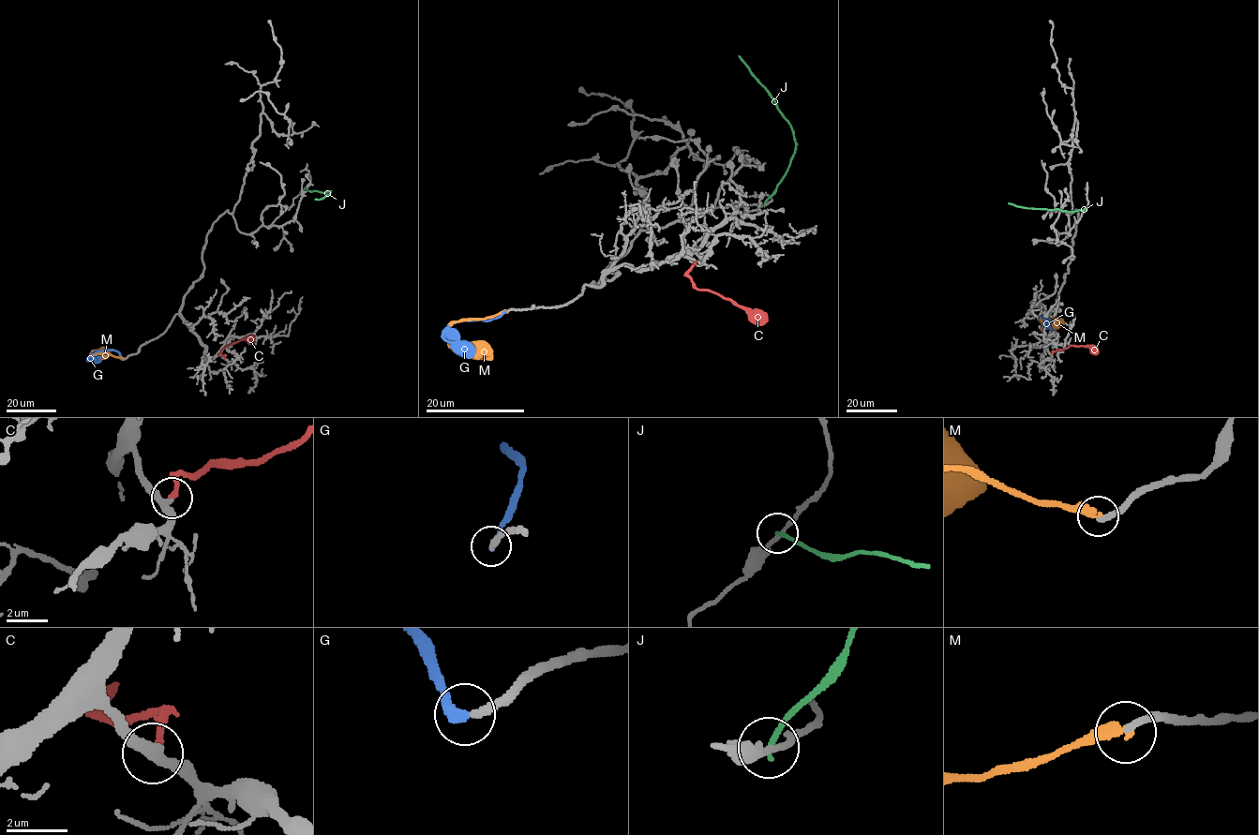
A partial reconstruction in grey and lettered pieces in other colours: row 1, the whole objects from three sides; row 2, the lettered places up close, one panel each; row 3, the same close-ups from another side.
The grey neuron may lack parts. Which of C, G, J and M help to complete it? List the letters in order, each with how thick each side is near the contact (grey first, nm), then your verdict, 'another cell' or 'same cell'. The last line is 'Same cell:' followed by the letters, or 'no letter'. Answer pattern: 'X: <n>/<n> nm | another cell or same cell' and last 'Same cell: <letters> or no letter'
C: 240/240 nm | another cell
G: 220/320 nm | same cell
J: 190/190 nm | another cell
M: 240/280 nm | another cell
Same cell: G

